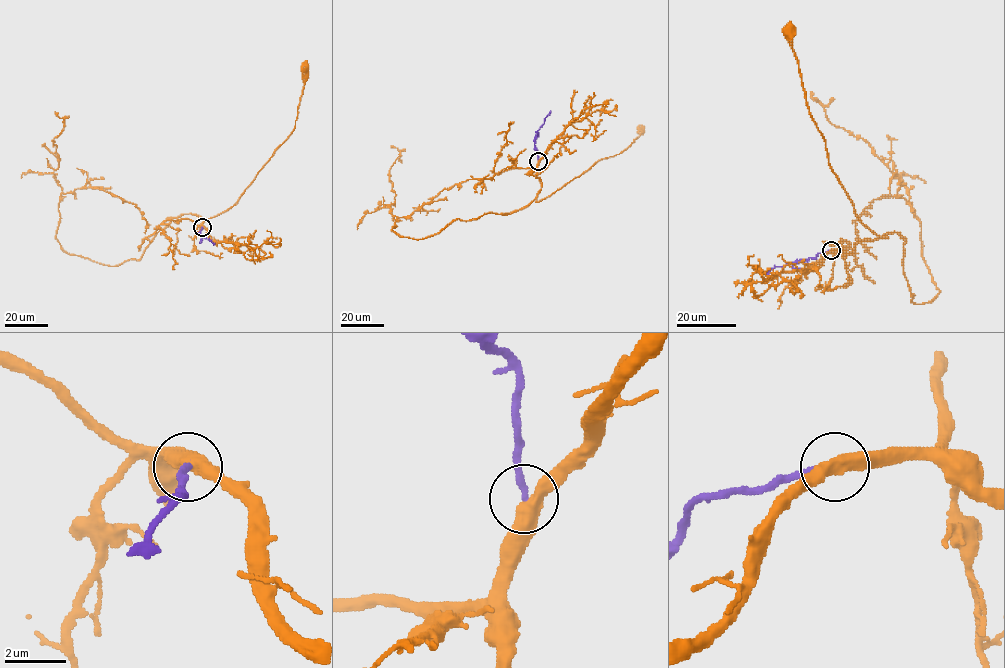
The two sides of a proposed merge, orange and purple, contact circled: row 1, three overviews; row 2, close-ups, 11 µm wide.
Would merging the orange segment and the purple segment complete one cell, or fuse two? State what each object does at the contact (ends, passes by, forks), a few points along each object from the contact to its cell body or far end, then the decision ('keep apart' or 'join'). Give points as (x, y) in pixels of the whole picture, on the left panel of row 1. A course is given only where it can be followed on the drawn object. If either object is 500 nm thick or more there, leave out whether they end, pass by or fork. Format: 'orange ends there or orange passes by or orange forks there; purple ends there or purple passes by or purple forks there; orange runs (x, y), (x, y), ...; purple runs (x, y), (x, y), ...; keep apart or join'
orange passes by; purple ends there; orange runs (202, 227), (205, 220), (201, 218), (213, 217), (236, 202), (292, 131), (307, 78), (305, 68); purple runs (202, 227), (198, 234), (215, 243); join

